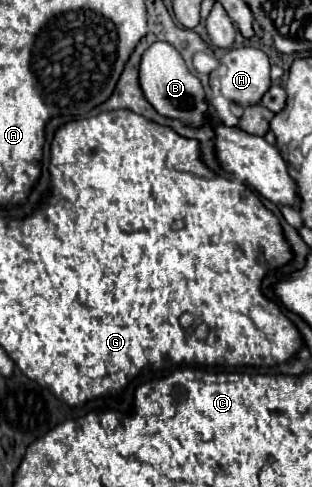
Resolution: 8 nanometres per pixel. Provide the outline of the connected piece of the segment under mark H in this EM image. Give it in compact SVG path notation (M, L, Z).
M256 47L226 51L214 75L220 79L220 93L240 107L260 103L272 85L268 55Z

